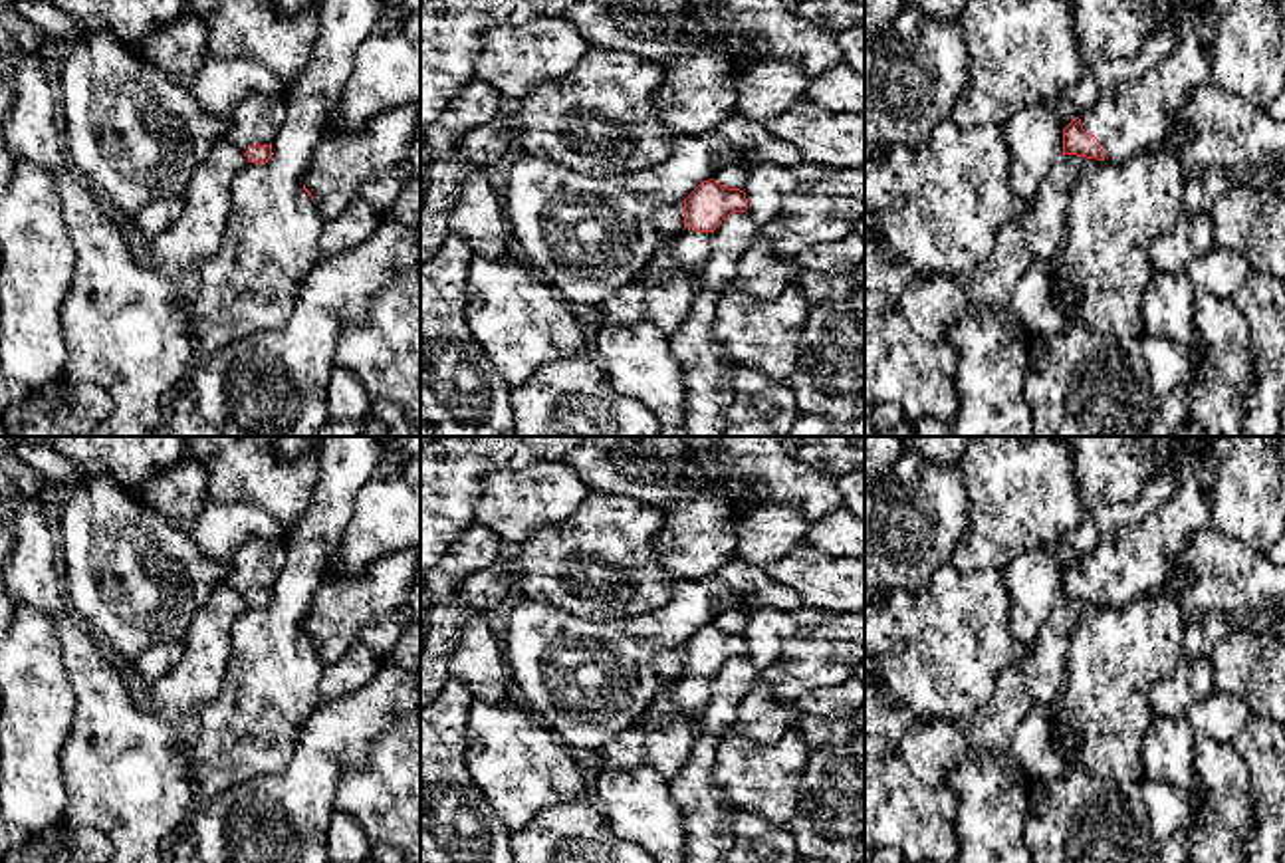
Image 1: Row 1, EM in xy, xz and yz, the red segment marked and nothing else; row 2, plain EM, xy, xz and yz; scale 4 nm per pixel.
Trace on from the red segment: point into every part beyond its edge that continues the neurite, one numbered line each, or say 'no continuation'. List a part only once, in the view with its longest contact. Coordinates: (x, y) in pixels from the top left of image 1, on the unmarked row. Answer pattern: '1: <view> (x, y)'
1: yz (1135, 560)

